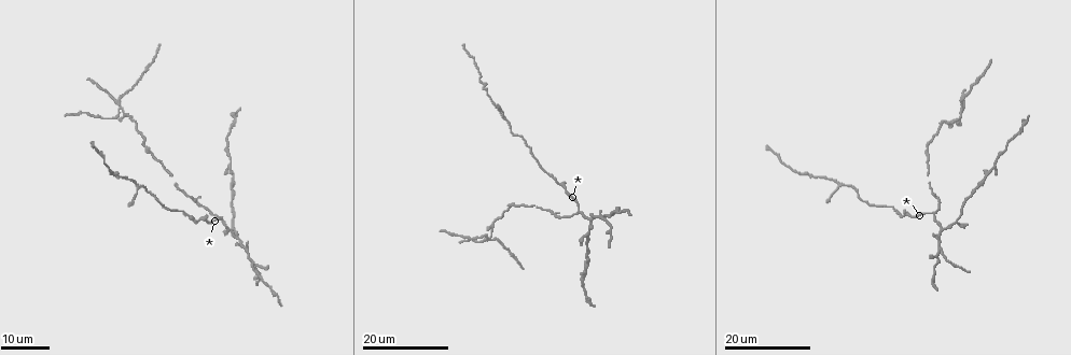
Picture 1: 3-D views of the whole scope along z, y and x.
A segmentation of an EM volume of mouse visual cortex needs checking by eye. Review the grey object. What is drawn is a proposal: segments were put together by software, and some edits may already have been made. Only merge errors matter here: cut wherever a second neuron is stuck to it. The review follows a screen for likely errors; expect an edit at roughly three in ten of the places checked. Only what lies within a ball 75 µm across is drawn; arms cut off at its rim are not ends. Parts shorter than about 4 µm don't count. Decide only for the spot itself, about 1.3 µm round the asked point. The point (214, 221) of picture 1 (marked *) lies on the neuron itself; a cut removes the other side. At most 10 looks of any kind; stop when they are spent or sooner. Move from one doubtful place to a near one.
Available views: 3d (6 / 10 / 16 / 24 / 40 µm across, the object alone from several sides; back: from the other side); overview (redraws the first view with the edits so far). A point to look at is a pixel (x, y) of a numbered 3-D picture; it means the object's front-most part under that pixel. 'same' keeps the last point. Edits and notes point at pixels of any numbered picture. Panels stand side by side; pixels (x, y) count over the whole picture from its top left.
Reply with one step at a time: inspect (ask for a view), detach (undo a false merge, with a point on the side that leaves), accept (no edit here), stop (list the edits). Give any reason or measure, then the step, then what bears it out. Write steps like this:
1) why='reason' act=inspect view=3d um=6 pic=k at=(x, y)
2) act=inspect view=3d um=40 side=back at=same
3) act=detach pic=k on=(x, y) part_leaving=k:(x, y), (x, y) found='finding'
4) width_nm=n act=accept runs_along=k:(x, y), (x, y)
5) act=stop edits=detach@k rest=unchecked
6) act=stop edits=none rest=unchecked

why='small branch off a trunk' act=inspect view=3d um=24 pic=1 at=(201, 219)

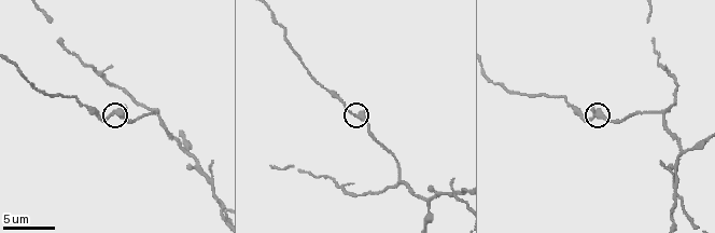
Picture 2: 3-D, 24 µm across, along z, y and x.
act=inspect view=3d um=10 pic=2 at=(113, 115)

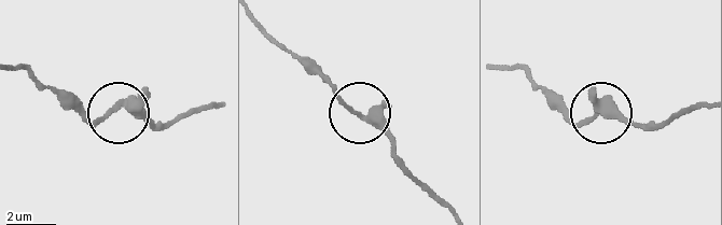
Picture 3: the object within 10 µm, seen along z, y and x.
act=accept runs_along=3:(186, 116), (150, 122), (114, 110), (80, 118) found='continuous, no second neuron'

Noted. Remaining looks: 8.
why='three-way junction' act=inspect view=3d um=10 pic=2 at=(664, 111)

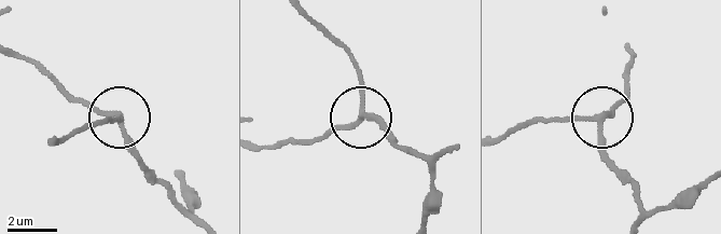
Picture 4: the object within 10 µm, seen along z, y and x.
width_nm=220 act=accept runs_along=4:(515, 128), (556, 119), (593, 119), (610, 166) found='all the same neuron'

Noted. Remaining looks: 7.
why='three arms meet' act=inspect view=3d um=16 pic=2 at=(679, 198)

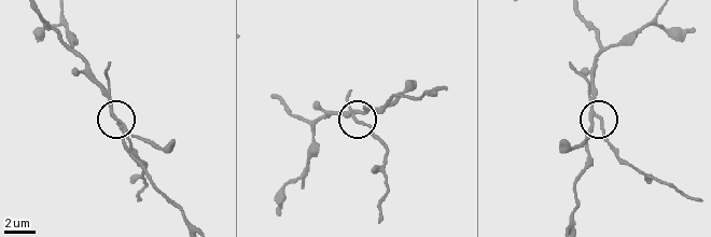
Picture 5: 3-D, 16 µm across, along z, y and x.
act=detach pic=5 on=(361, 121) part_leaving=5:(350, 110), (377, 137), (385, 153), (385, 192), (379, 221) found='a second neuron is stuck on'

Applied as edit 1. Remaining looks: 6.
act=inspect view=3d um=16 pic=2 at=(188, 151)

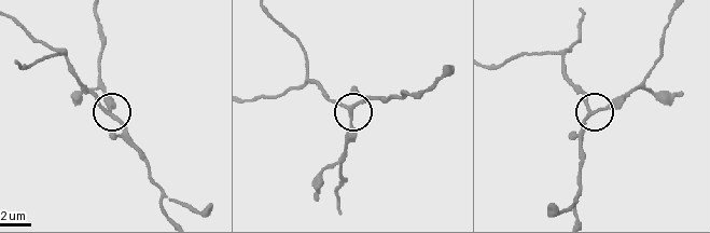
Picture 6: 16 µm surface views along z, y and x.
width_nm=190 act=accept runs_along=6:(286, 27), (301, 45), (307, 80), (352, 111), (372, 96) found='continuous, no second neuron'

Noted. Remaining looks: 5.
why='three-way junction' act=inspect view=3d um=24 pic=1 at=(505, 116)

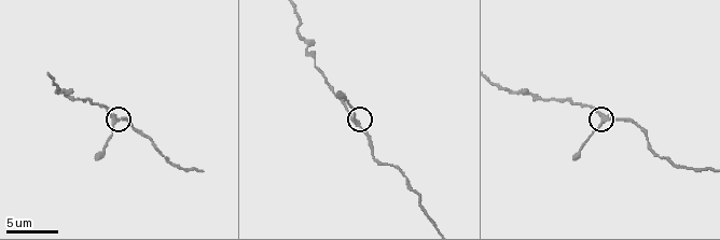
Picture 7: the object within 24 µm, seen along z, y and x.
act=inspect view=3d um=6 pic=7 at=(604, 116)

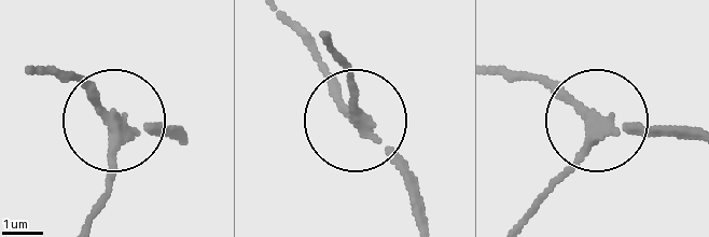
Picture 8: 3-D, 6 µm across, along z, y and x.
act=inspect view=3d um=6 side=back pic=8 at=(355, 114)

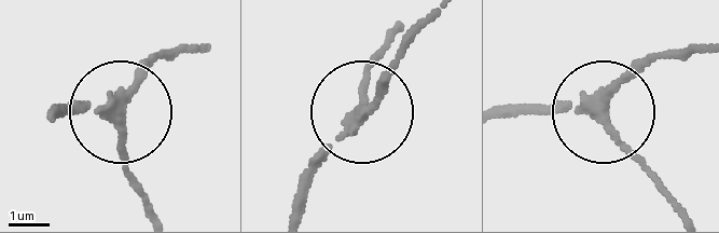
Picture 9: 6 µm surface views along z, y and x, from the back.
side_arm_um=5 act=accept runs_along=9:(54, 115), (119, 112), (122, 161), (143, 199) found='continuous, no second neuron'

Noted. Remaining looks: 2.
act=stop edits=detach@5 rest=unchecked

